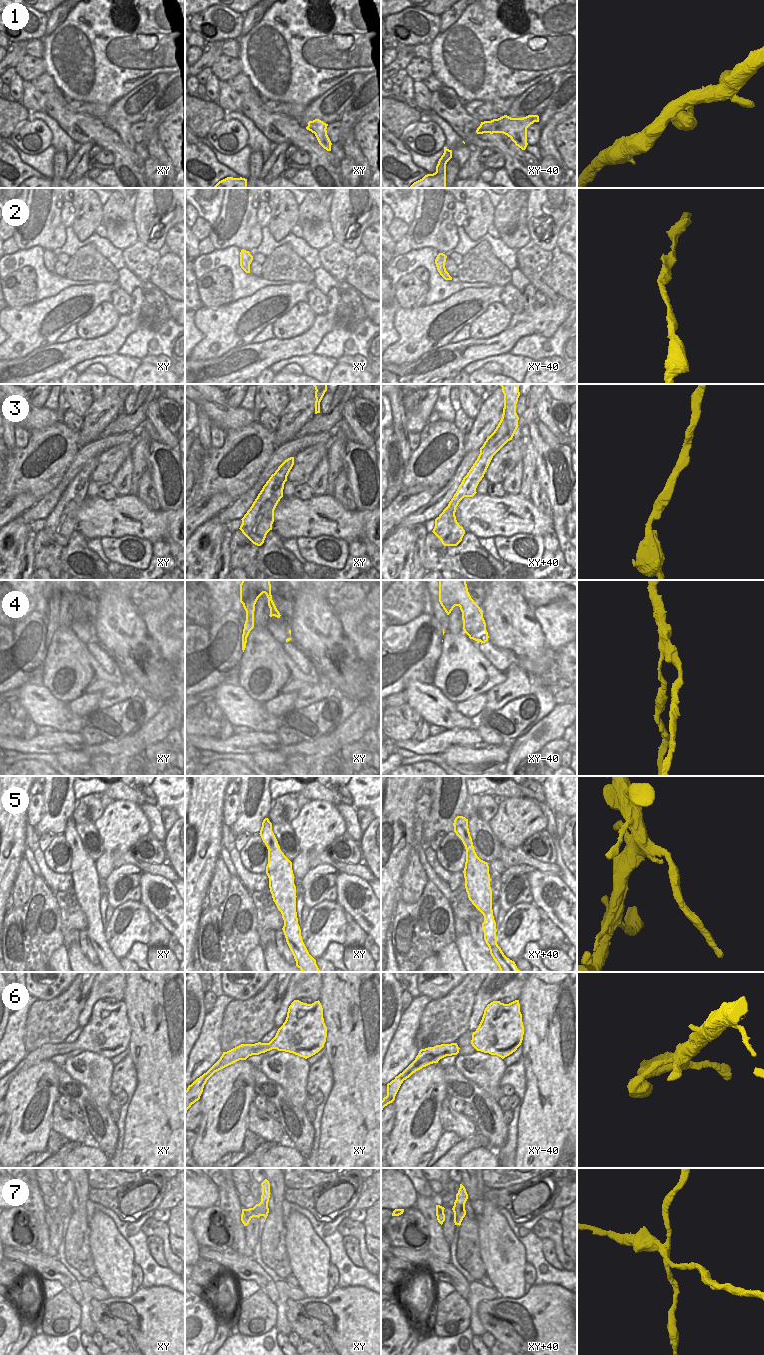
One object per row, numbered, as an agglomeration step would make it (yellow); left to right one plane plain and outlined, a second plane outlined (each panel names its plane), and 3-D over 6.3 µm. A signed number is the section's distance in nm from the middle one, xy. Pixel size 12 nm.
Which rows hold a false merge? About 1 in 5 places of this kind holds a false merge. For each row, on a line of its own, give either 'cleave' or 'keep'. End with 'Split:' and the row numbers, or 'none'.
1: keep
2: keep
3: keep
4: cleave
5: cleave
6: keep
7: cleave
Split: 4, 5, 7

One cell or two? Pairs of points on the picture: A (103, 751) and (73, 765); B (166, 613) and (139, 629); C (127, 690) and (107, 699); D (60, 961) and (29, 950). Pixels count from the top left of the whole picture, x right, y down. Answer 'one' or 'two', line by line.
A: one
B: two
C: one
D: two

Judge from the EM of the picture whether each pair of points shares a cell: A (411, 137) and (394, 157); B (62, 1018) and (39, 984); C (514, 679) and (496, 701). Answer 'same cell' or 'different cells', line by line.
A: different cells
B: different cells
C: same cell

